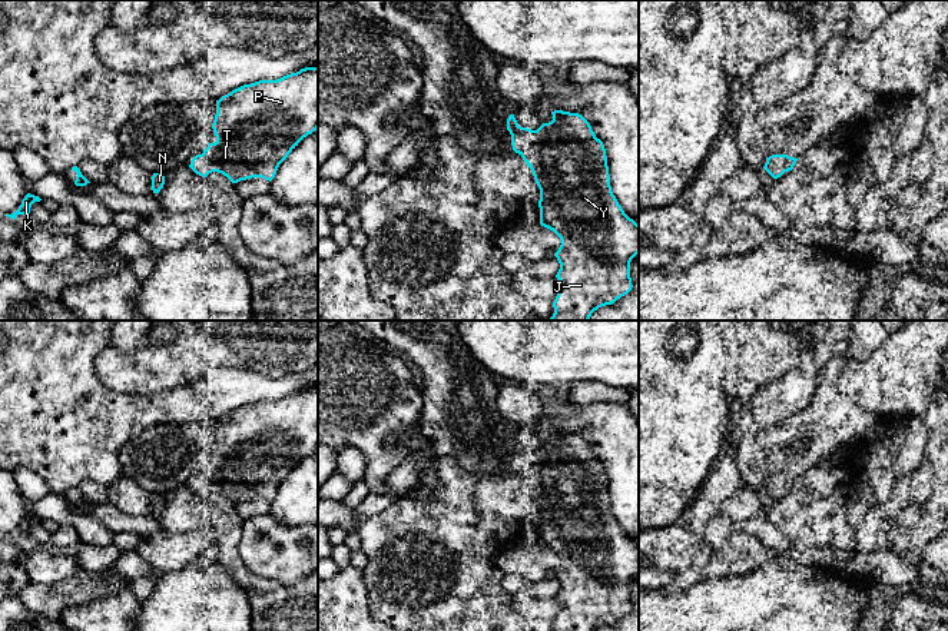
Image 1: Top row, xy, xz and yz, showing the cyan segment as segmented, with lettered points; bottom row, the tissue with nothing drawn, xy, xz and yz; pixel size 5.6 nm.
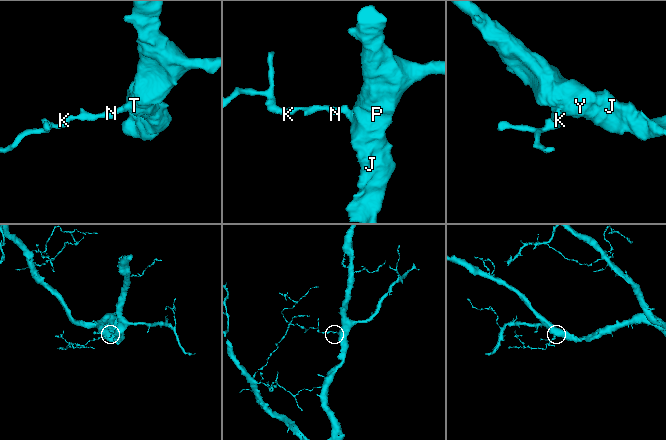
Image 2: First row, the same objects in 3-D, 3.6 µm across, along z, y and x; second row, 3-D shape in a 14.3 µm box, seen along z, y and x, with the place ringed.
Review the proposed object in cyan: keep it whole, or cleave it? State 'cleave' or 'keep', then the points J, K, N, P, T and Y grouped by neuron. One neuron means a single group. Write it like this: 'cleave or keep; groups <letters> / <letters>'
keep; groups J K N P T Y

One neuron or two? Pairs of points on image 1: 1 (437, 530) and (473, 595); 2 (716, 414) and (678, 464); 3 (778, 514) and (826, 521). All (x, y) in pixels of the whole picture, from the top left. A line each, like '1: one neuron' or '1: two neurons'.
1: one neuron
2: one neuron
3: one neuron

